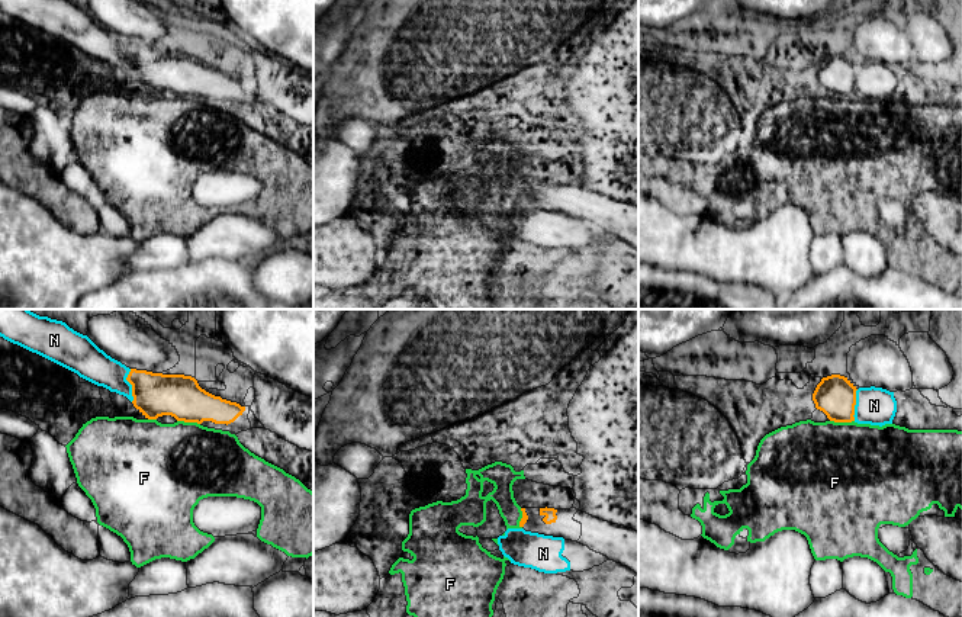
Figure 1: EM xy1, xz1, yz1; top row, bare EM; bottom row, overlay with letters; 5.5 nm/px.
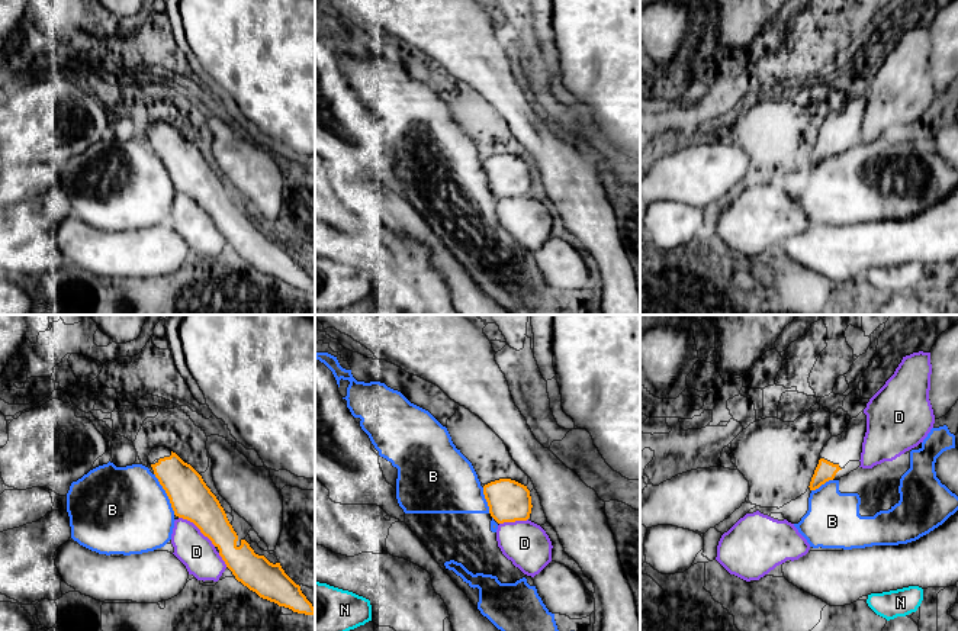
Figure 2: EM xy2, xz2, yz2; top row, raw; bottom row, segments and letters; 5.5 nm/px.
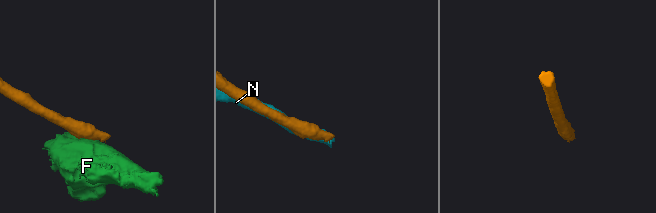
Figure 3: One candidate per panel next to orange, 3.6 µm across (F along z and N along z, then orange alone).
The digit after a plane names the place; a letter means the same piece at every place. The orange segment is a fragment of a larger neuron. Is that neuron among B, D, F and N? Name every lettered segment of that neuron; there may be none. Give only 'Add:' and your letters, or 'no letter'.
Add: no letter

